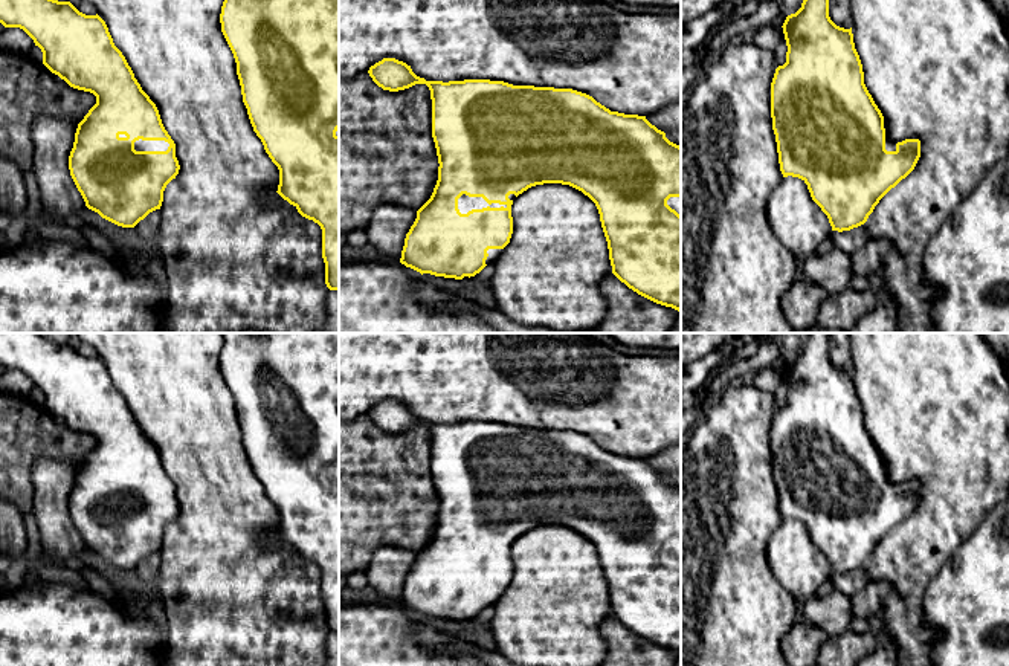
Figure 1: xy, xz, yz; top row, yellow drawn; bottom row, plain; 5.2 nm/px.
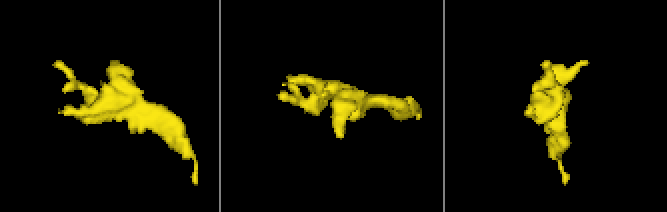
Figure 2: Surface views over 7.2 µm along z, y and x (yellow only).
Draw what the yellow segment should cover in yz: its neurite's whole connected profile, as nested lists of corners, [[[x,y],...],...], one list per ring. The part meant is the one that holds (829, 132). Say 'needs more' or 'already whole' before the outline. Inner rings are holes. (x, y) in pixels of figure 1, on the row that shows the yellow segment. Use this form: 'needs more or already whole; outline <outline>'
needs more; outline [[[803,0],[801,8],[788,15],[782,27],[788,46],[786,63],[775,69],[771,82],[771,118],[780,171],[783,177],[798,177],[808,185],[832,231],[850,231],[864,225],[879,200],[914,170],[920,157],[920,141],[890,141],[884,116],[864,84],[852,27],[840,27],[830,20],[829,0]]]

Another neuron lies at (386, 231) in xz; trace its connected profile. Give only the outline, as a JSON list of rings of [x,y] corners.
[[[395,203],[380,205],[366,229],[371,243],[388,260],[400,261],[406,234],[417,218],[417,211]]]

